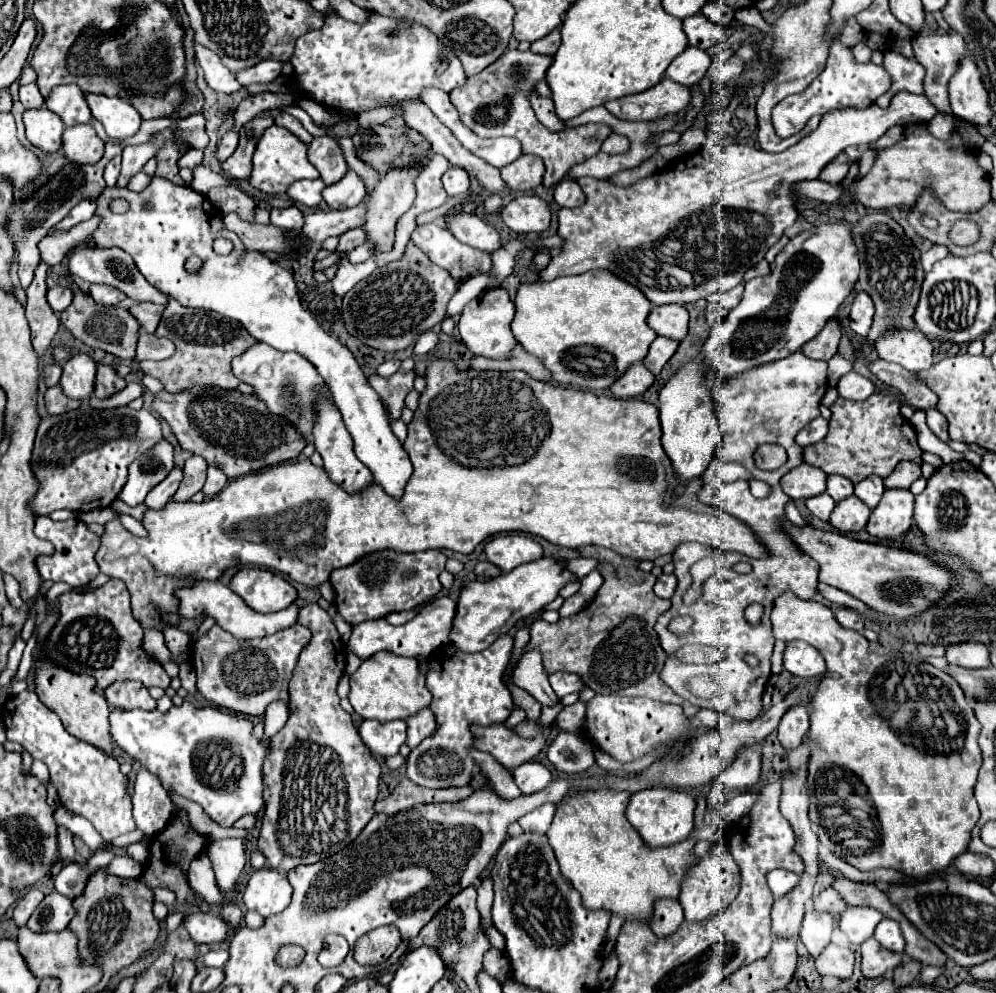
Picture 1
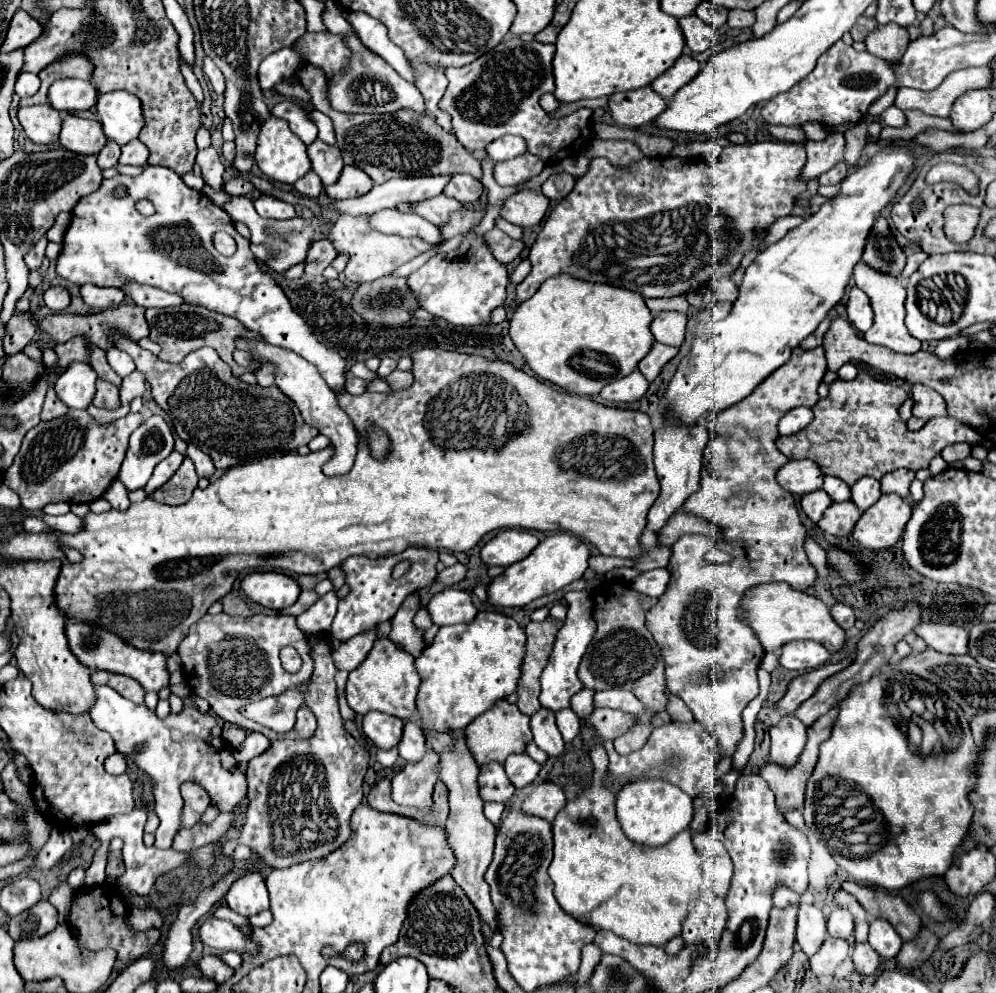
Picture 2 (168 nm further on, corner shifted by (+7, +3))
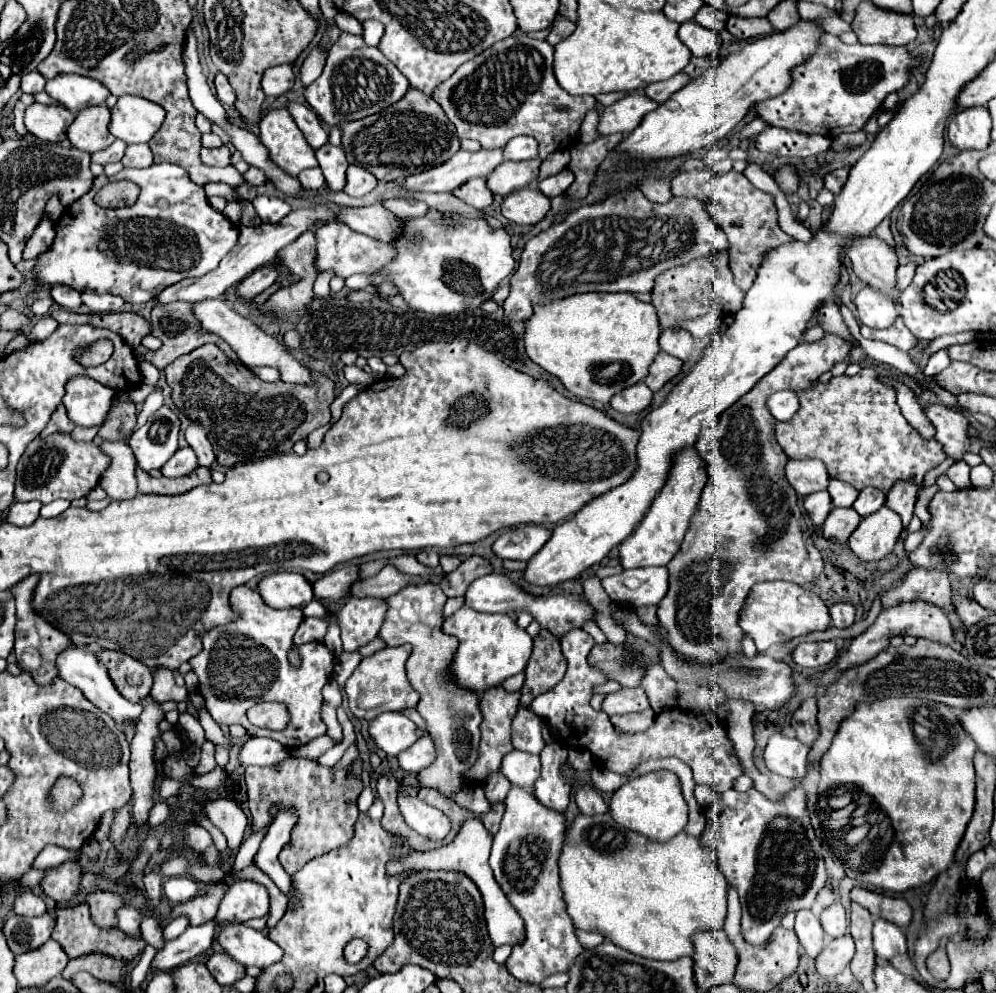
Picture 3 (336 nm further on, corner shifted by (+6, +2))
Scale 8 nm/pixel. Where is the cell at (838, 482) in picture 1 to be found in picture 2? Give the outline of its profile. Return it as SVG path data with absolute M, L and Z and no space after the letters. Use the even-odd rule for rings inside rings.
M824 477L824 491L830 495L832 501L848 501L850 499L850 487L836 479L836 477Z

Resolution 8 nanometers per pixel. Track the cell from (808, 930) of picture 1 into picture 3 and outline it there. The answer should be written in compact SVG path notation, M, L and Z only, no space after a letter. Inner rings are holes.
M799 910L799 912L797 912L795 932L797 932L797 938L799 938L801 946L805 948L807 956L815 958L815 956L823 950L825 932L821 930L819 918L813 916L811 910Z

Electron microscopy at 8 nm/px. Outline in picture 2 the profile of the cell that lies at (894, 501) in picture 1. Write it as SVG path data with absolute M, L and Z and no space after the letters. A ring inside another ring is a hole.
M882 495L880 501L876 501L876 505L862 513L852 531L852 537L862 547L872 551L888 549L900 539L910 519L910 513L912 507L902 497Z

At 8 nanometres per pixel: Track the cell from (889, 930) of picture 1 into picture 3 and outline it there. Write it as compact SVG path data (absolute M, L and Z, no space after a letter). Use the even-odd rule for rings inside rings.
M877 918L873 924L873 950L881 960L891 960L895 954L907 952L903 930L889 920Z

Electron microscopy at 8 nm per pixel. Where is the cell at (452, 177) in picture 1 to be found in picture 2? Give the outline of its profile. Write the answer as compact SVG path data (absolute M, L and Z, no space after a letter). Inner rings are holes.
M458 173L446 185L444 195L460 201L462 205L474 205L474 203L480 201L482 191L484 191L484 185L478 179L474 179L472 175L460 175Z

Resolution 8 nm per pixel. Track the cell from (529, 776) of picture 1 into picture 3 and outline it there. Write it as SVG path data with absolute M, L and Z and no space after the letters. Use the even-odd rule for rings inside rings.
M513 750L503 758L501 772L509 778L511 784L519 788L531 788L533 782L539 778L539 756L529 752Z

